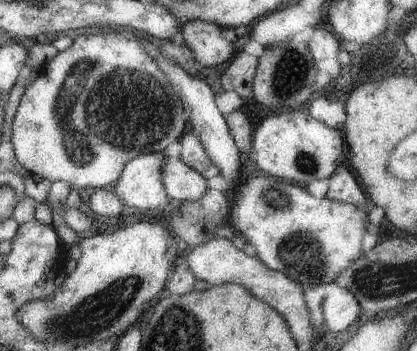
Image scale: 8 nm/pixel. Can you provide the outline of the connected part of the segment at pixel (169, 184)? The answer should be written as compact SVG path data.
M165 156L161 167L161 180L165 192L169 199L179 200L182 204L188 201L199 200L209 188L206 179L204 179L198 172L189 168L180 158L172 156Z

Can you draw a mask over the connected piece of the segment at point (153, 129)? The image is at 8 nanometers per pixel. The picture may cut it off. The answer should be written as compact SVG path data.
M107 29L97 32L97 34L90 33L87 36L78 36L67 50L58 51L52 60L46 62L40 68L38 78L25 88L13 121L11 144L15 158L22 168L32 175L48 180L50 183L63 181L76 189L94 188L94 191L96 191L97 189L112 188L113 184L118 181L124 166L134 158L139 155L162 153L167 146L180 140L184 128L186 128L187 116L165 75L160 71L156 62L145 54L141 46L141 40L142 38L140 36L136 37L132 30Z

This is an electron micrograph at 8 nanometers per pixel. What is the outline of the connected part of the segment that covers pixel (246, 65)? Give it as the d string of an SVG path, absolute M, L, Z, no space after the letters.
M247 53L236 54L229 64L221 69L222 90L235 91L241 98L250 100L253 92L259 60Z

